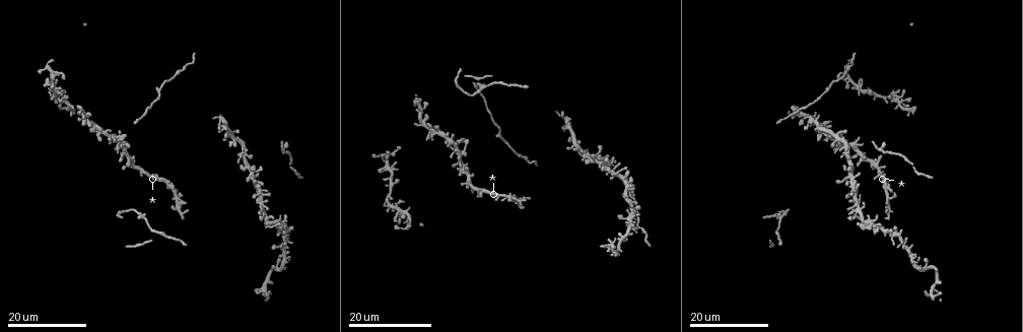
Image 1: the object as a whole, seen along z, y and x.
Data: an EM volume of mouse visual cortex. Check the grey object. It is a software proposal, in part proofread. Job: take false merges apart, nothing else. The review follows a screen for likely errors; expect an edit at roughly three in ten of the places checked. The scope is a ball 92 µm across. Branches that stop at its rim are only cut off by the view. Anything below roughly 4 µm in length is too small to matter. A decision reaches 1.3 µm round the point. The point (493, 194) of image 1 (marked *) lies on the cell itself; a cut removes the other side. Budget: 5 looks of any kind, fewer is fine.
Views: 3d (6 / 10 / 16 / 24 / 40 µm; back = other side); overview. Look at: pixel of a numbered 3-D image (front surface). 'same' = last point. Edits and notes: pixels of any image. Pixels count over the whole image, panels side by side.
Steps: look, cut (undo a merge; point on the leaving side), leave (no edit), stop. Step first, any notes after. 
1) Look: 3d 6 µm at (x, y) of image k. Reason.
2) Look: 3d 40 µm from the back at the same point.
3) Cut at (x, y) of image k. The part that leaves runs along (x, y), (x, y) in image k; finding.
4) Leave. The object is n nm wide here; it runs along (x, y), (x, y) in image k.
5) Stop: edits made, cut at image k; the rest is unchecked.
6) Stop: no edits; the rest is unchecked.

Look: 3d 16 µm at (117, 143) of image 1. Four arms meet.

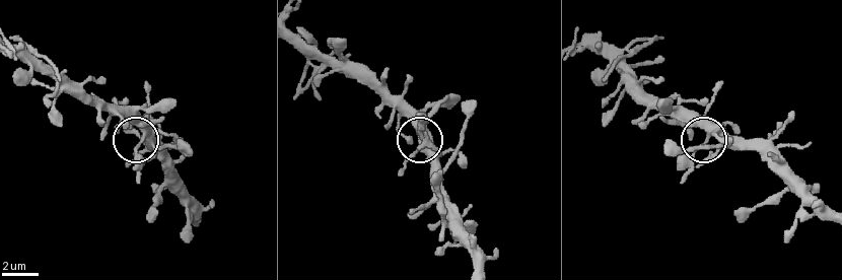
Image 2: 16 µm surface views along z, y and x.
Look: 3d 10 µm at (145, 138) of image 2.

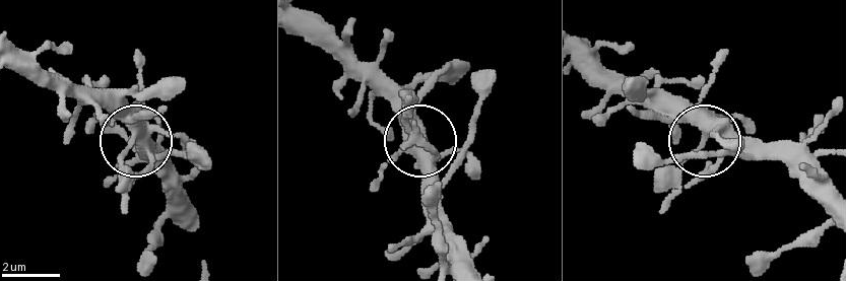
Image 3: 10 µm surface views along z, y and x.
Leave. The object is 340 nm wide here; one cell here.

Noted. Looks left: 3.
Look: 3d 24 µm at (900, 96) of image 1.

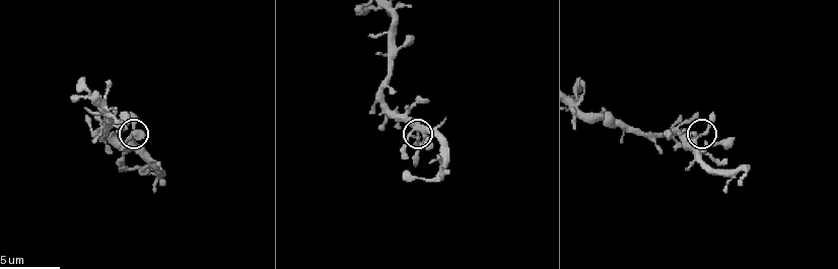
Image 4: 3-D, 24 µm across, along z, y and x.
Look: 3d 10 µm at (419, 133) of image 4.

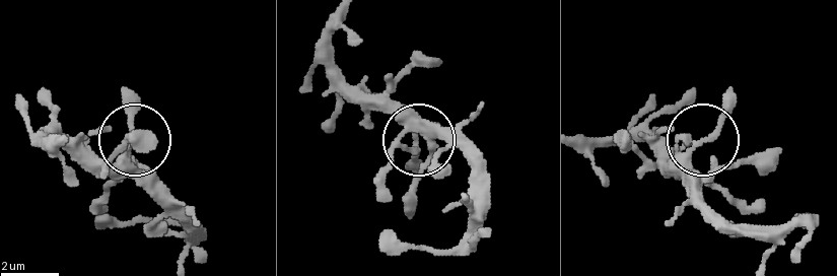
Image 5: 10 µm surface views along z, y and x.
Leave. One cell here.

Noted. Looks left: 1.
Stop: no edits; the rest is unchecked.

